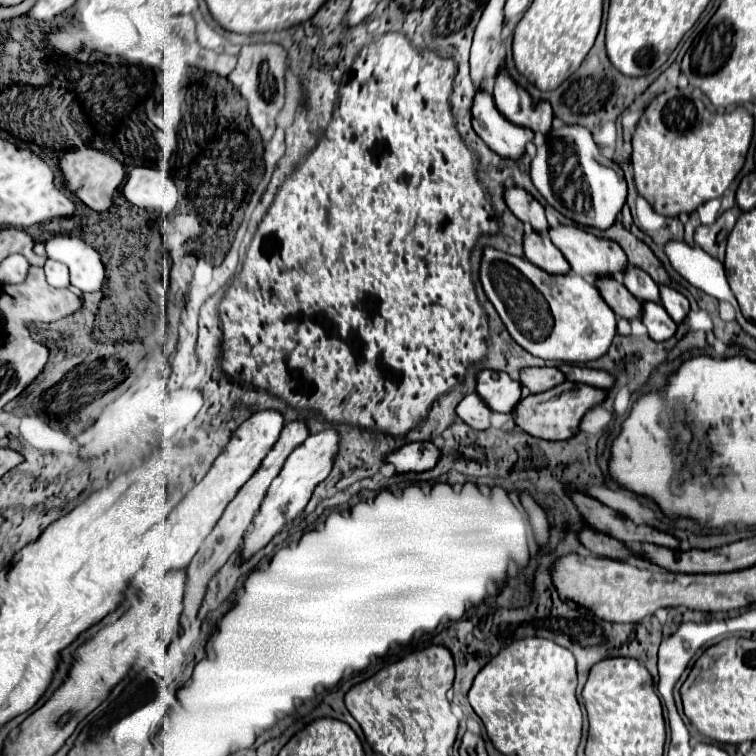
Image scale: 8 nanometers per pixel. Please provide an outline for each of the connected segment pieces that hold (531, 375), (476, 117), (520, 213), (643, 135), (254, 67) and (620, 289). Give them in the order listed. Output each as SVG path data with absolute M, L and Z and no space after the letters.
M528 368L520 372L518 380L530 394L540 394L564 382L564 374L556 368Z
M476 88L472 102L472 128L502 158L520 158L534 136L532 130L508 122L498 112L492 96L480 88Z
M508 188L508 190L504 190L504 200L508 202L508 208L512 210L512 214L516 214L516 218L520 218L522 222L530 224L534 230L544 232L550 228L550 224L544 216L542 204L536 202L532 198L532 194L526 194L526 190Z
M672 88L656 96L642 114L632 138L632 166L638 194L662 216L690 214L700 204L722 198L744 166L754 134L752 114L738 106L726 114L712 114L690 88Z
M250 44L240 50L238 66L228 74L228 80L240 90L248 102L248 116L262 140L270 140L276 128L276 116L284 106L284 84L286 84L286 50L278 44Z
M594 278L594 284L600 292L600 296L604 298L604 302L614 310L616 316L620 318L640 318L642 314L642 304L640 300L636 300L626 286L622 284L622 280L616 278Z

